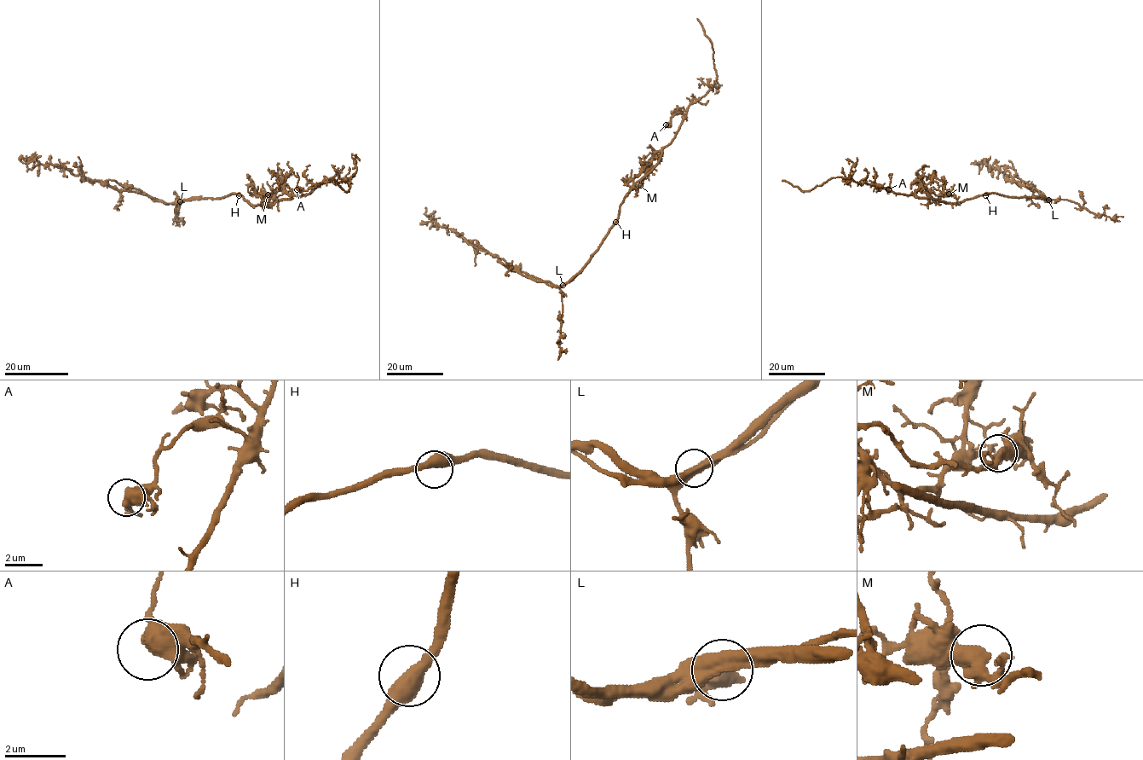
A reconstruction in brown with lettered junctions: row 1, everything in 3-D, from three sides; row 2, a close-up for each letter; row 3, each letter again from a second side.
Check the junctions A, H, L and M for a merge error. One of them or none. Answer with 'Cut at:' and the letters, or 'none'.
Cut at: L

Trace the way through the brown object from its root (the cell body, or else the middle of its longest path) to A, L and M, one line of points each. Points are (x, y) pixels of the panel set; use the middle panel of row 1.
A: (615, 221), (624, 196), (657, 162), (662, 149), (674, 137), (684, 115), (674, 114), (666, 124)
L: (615, 221), (591, 260), (562, 285)
M: (615, 221), (624, 196), (657, 162), (661, 153), (660, 151), (655, 153), (640, 185)

